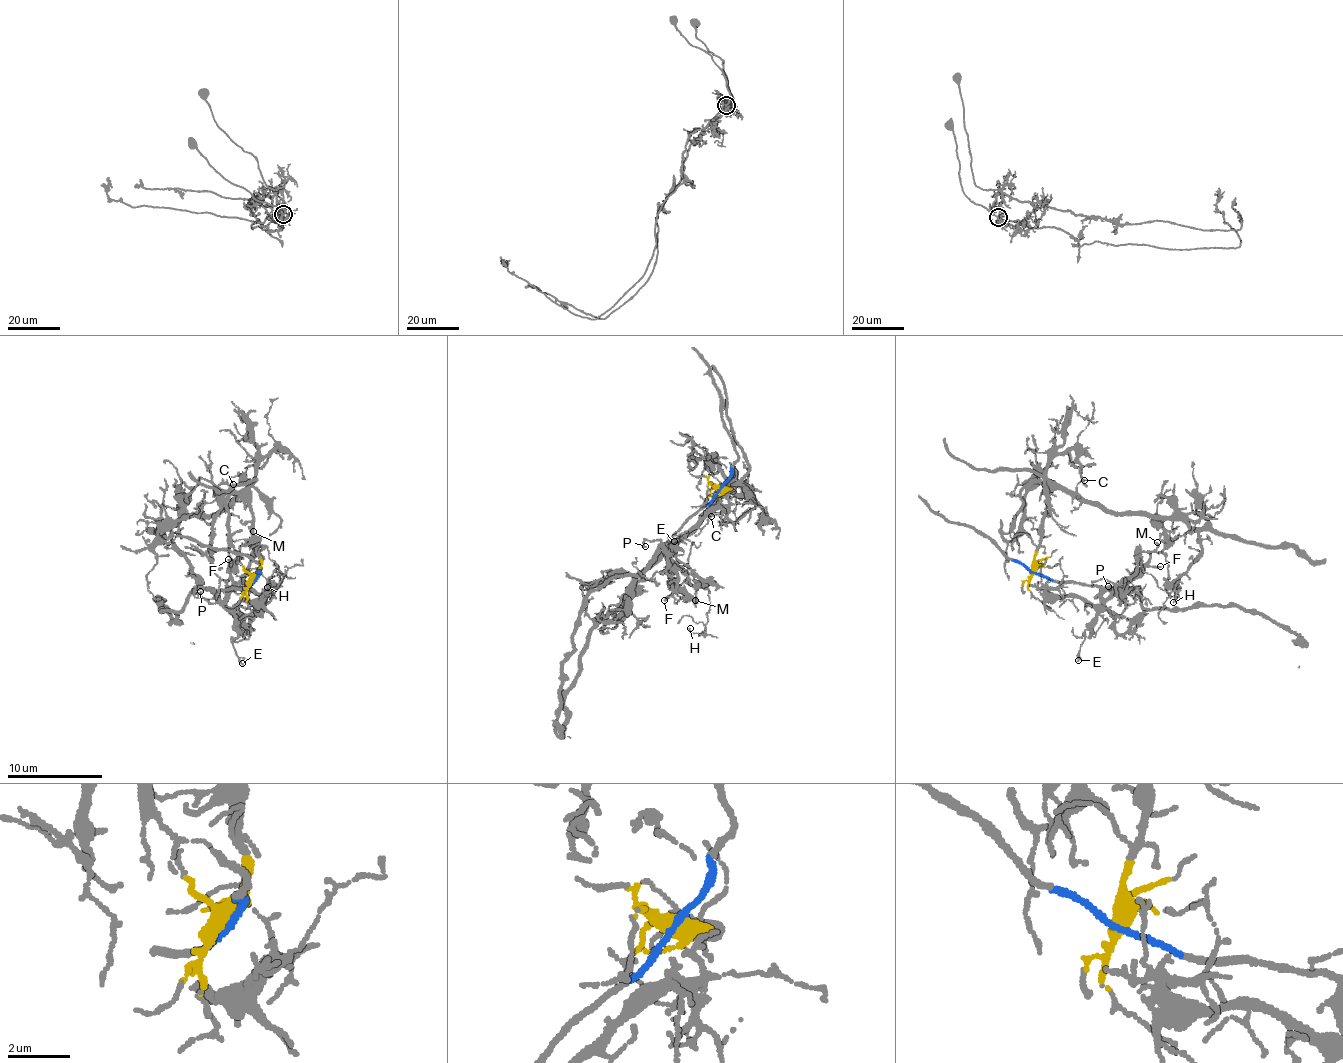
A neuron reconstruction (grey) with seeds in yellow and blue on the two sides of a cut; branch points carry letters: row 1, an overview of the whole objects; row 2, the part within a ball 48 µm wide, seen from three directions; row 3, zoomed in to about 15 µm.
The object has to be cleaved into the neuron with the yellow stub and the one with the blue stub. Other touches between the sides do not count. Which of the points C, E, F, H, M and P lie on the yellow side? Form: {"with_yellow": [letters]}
{"with_yellow": ["C"]}

